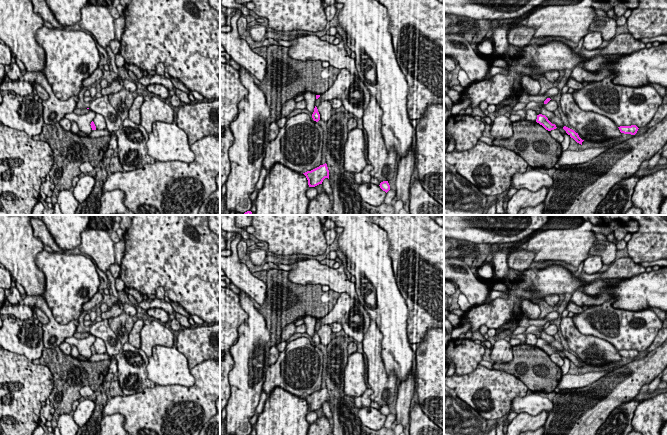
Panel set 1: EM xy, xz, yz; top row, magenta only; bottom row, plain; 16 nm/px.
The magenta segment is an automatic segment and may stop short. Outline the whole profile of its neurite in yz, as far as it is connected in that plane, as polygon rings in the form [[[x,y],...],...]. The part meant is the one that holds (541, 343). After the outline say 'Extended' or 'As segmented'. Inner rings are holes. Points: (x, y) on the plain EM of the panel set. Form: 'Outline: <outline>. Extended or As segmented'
Outline: [[[537,339],[536,346],[542,349],[546,354],[551,355],[556,353],[556,349],[552,348],[545,339]]]. As segmented

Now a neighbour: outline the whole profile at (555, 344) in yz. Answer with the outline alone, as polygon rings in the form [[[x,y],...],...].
[[[553,341],[553,342],[548,342],[548,344],[552,347],[556,349],[556,353],[560,355],[560,357],[562,359],[567,358],[566,355],[563,353],[563,351],[565,350],[564,347],[562,346],[561,342],[558,341]]]

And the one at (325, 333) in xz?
[[[322,325],[317,331],[317,333],[320,338],[320,342],[327,347],[327,345],[331,342],[333,338],[333,332],[330,325]]]

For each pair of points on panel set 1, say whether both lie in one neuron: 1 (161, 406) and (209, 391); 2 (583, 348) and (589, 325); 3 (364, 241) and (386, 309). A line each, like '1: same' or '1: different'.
1: same
2: different
3: same

